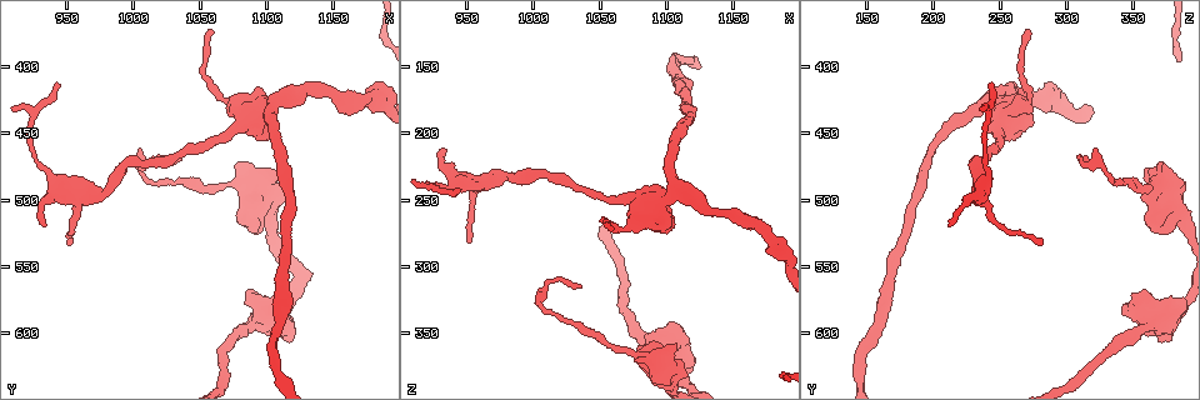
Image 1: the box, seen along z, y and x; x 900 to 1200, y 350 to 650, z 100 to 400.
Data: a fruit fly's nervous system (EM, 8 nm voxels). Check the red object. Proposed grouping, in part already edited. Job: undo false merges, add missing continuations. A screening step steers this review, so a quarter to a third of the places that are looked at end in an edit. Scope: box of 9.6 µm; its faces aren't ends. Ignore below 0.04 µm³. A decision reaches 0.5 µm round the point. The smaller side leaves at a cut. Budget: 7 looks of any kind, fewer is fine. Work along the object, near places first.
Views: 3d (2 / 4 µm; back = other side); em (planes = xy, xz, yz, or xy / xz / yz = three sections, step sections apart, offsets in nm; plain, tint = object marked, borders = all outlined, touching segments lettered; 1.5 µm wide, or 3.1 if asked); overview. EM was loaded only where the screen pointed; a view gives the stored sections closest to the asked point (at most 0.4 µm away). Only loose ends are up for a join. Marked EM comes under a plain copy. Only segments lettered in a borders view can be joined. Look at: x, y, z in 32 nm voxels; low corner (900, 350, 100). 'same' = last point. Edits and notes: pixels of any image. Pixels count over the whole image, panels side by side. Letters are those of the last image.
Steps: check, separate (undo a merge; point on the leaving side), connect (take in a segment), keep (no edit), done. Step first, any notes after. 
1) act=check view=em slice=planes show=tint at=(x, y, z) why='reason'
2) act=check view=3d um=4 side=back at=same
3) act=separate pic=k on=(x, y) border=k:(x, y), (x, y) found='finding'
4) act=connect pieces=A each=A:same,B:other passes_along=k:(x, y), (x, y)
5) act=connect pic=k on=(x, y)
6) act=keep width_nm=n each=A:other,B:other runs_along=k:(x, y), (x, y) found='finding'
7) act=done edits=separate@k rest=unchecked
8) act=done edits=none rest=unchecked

act=check view=em slice=yz step=4 show=borders at=(932, 522, 212) why='branch stops here'

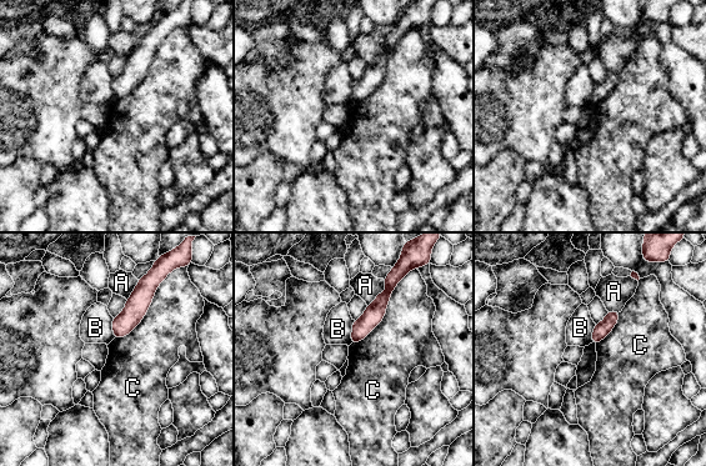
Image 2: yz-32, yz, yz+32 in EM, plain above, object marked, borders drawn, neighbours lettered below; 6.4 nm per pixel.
act=keep longest_contact=C:550nm each=A:other,B:other,C:other border=2:(400, 279), (384, 317), (350, 345) found='none of them fits'

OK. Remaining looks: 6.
act=check view=3d um=4 at=(950, 532, 282) why='thin end'

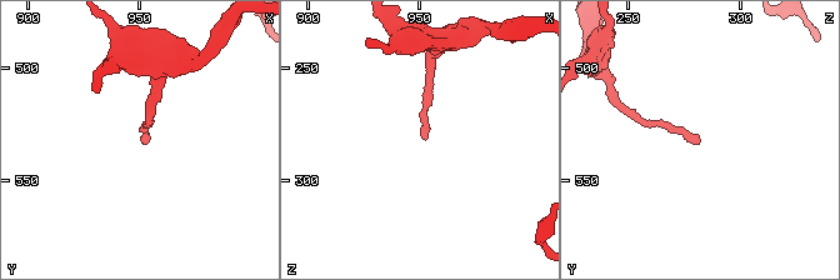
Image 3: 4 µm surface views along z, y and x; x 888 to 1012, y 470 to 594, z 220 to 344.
act=check view=em slice=planes show=borders at=(952, 533, 283) why='need the tissue'

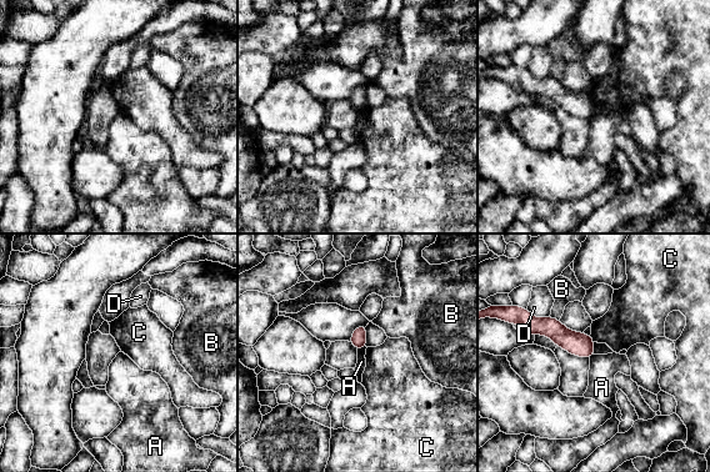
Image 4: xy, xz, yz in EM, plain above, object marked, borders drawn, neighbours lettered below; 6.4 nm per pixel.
act=keep width_nm=100 each=A:other,B:other,C:other,D:other found='none of them fits'

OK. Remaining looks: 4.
act=check view=em slice=planes show=borders at=(1058, 372, 272) why='tapers out'

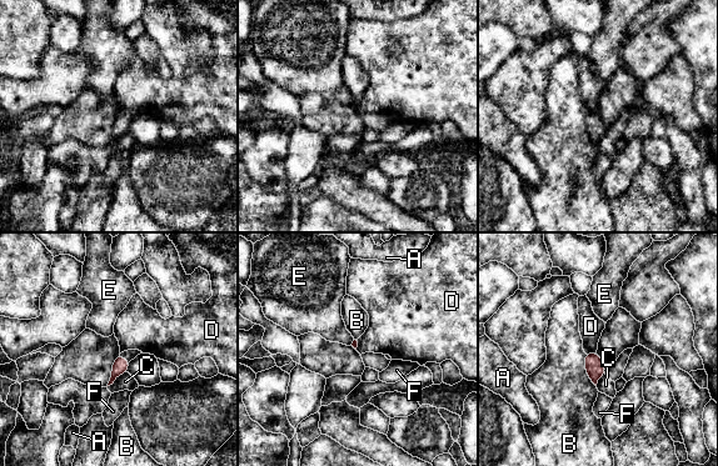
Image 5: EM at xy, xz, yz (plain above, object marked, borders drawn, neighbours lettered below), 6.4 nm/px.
act=keep each=A:other,B:other,C:other,D:other,E:other,F:other border=5:(596, 352), (586, 354) found='none of them fits'

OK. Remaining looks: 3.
act=done edits=none rest=unchecked

